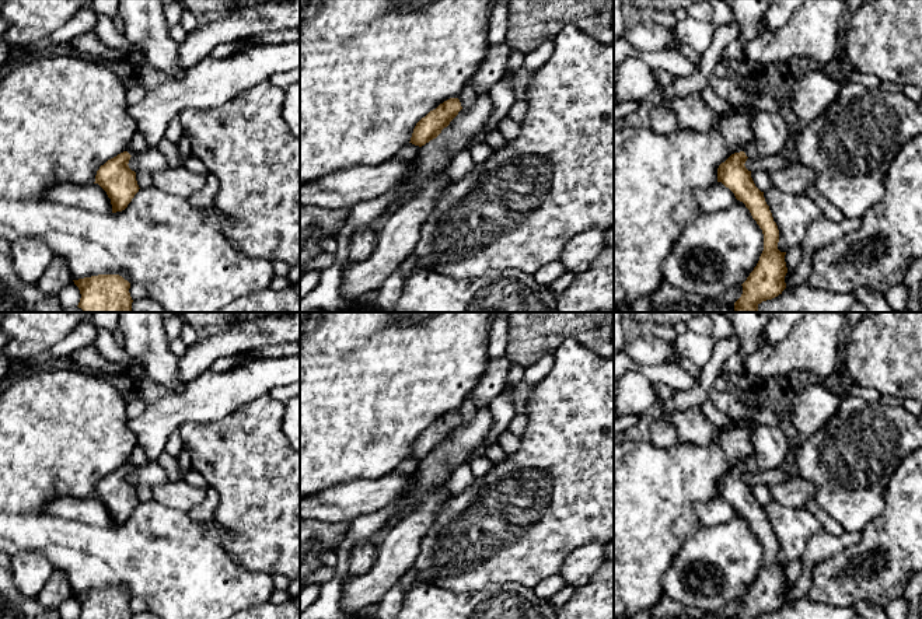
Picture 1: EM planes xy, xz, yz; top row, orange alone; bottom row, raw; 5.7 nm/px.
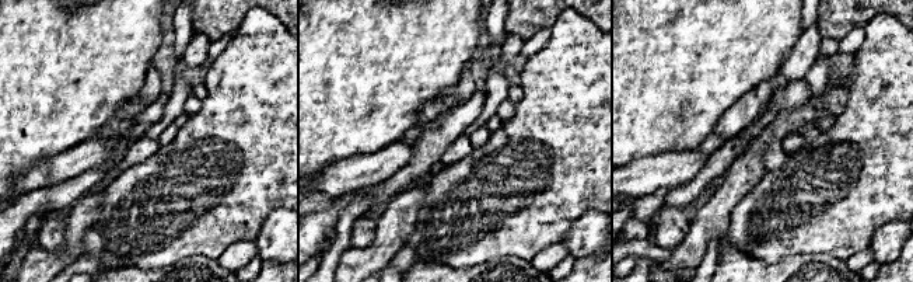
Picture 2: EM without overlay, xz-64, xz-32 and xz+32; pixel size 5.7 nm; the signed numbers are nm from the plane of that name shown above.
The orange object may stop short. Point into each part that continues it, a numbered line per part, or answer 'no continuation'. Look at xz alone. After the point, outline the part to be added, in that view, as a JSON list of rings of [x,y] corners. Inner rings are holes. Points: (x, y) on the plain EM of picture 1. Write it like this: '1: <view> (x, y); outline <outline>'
1: xz (468, 409); outline [[[467,398],[457,412],[461,416],[462,423],[469,423],[475,417],[478,408],[471,398]]]

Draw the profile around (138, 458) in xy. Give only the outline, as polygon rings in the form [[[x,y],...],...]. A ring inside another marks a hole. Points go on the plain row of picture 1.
[[[135,445],[126,465],[130,469],[137,469],[137,468],[147,465],[149,462],[150,459],[147,458],[144,450],[140,445]]]

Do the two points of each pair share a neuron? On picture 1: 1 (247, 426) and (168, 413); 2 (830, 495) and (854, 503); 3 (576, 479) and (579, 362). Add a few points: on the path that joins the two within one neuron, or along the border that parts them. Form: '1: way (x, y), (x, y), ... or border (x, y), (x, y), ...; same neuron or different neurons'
1: border (244, 405), (215, 420), (182, 423); different neurons
2: way (835, 495), (845, 495), (848, 497); same neuron
3: way (579, 450), (579, 391); same neuron

